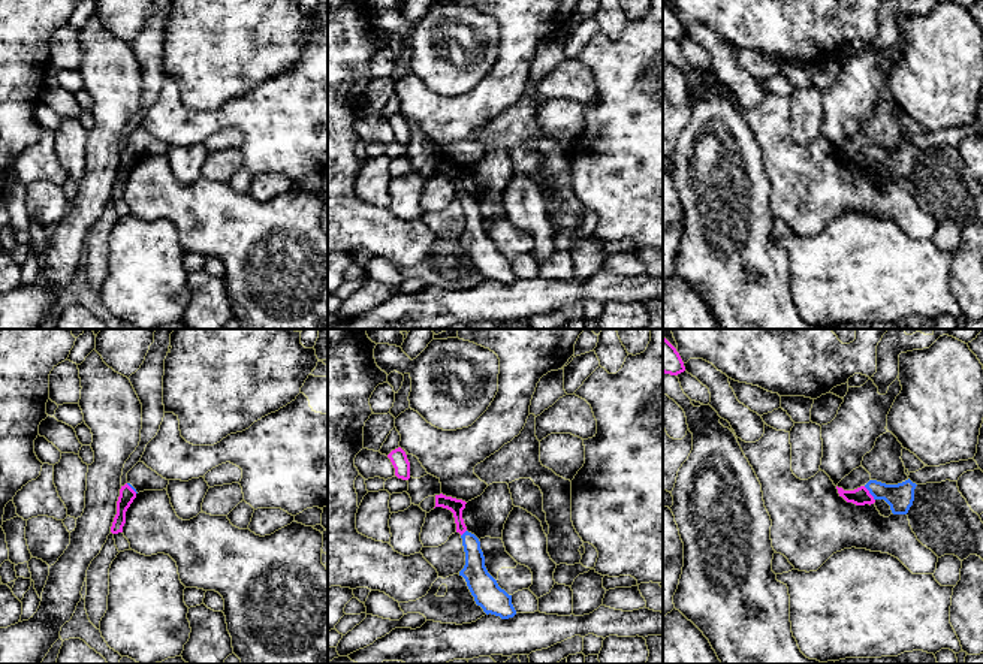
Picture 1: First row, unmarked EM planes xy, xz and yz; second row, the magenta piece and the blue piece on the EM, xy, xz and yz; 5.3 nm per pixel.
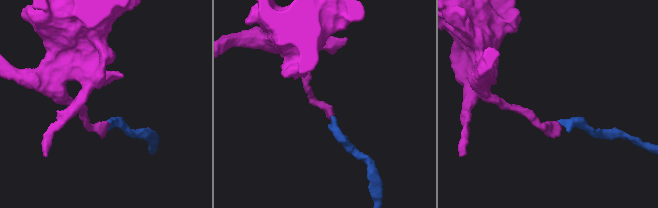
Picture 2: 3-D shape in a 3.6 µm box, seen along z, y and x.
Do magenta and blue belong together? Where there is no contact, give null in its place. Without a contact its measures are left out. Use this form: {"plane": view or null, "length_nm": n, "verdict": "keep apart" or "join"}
{"plane": "yz", "length_nm": 100, "verdict": "join"}

